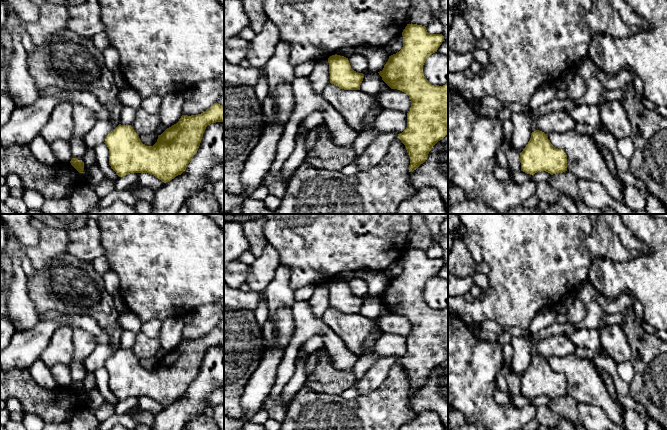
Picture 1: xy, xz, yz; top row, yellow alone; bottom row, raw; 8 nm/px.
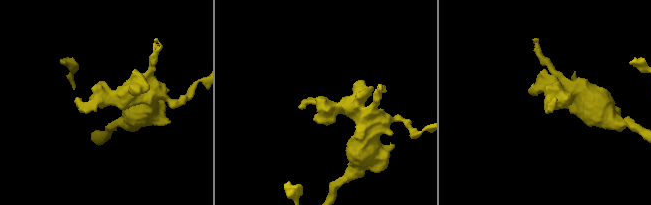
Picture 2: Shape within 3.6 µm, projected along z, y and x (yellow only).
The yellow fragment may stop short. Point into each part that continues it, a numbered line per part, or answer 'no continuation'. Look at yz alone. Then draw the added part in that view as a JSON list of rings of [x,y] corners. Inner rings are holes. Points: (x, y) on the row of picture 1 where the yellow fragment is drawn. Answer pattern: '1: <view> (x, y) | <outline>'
no continuation

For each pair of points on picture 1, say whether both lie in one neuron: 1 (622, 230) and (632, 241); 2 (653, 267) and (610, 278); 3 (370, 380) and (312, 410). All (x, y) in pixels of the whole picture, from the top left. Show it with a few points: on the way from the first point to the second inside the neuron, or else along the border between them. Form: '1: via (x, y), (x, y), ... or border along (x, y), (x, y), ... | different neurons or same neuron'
1: via (624, 233), (629, 238) | same neuron
2: via (642, 276), (621, 276) | same neuron
3: border along (381, 383), (372, 391), (360, 395) | different neurons

